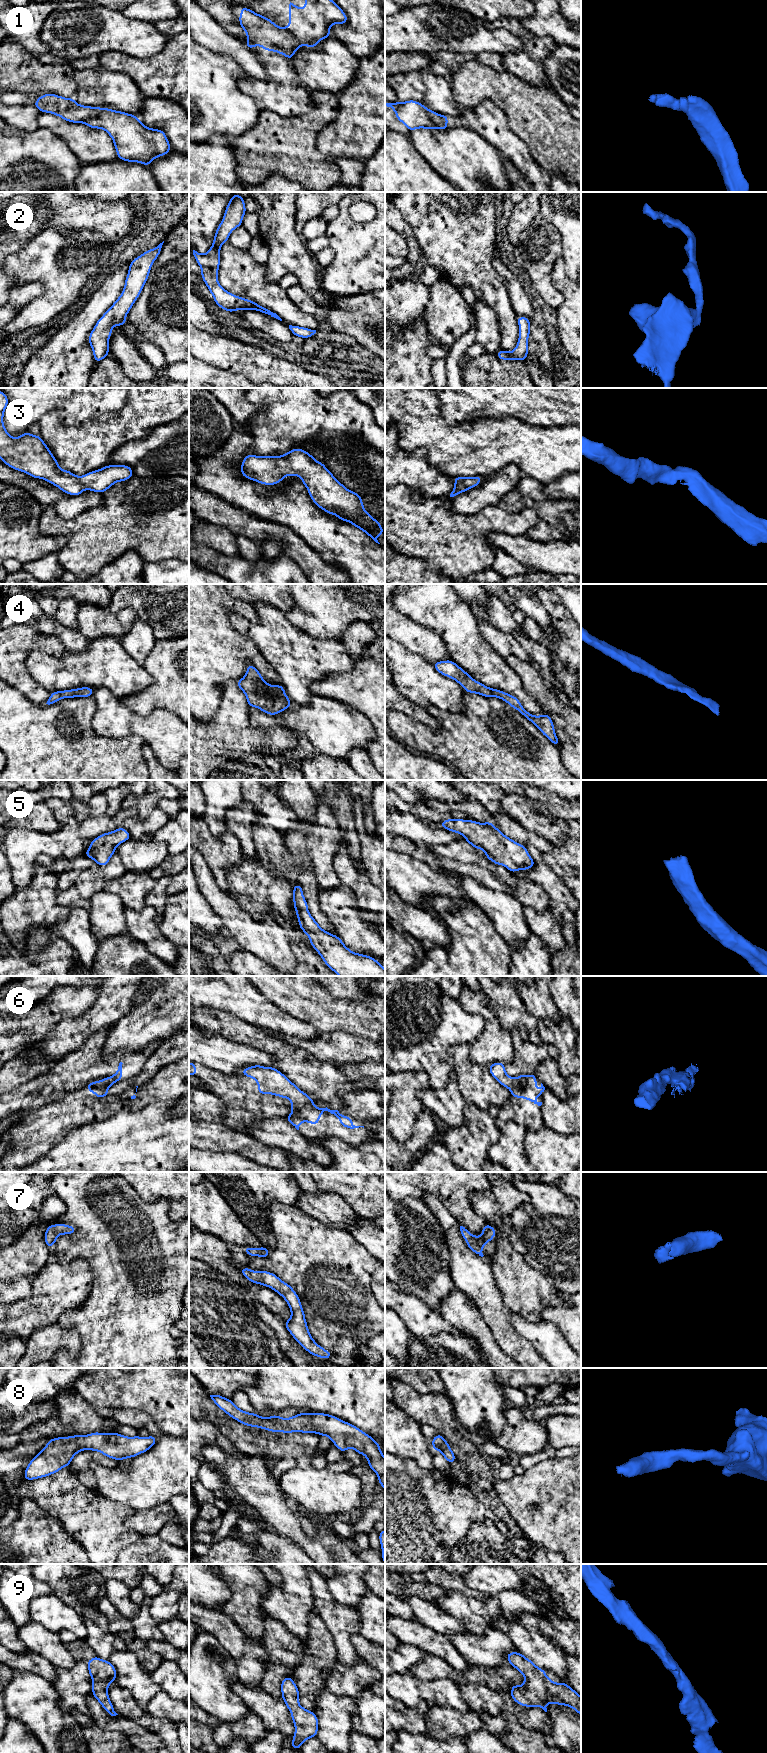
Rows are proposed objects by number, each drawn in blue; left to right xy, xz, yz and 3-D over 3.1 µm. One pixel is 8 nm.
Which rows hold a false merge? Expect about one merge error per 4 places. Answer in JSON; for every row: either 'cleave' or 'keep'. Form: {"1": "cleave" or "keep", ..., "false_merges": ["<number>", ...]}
{"1": "cleave", "2": "keep", "3": "keep", "4": "keep", "5": "keep", "6": "cleave", "7": "keep", "8": "keep", "9": "keep", "false_merges": ["1", "6"]}

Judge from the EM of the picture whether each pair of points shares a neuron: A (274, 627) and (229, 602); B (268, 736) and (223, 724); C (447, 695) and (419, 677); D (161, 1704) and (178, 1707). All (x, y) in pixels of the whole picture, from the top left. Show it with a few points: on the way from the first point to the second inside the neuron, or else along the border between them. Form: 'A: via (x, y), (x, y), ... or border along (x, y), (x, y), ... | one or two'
A: border along (234, 612), (248, 618), (252, 622), (258, 621) | two
B: via (257, 736), (234, 735) | one
C: via (440, 691), (430, 688), (426, 684) | one
D: via (165, 1707), (174, 1707) | one

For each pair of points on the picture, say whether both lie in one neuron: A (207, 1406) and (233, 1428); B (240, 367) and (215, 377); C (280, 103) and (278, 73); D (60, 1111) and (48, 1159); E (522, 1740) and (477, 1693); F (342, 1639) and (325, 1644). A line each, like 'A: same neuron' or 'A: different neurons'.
A: same neuron
B: different neurons
C: same neuron
D: different neurons
E: different neurons
F: different neurons

